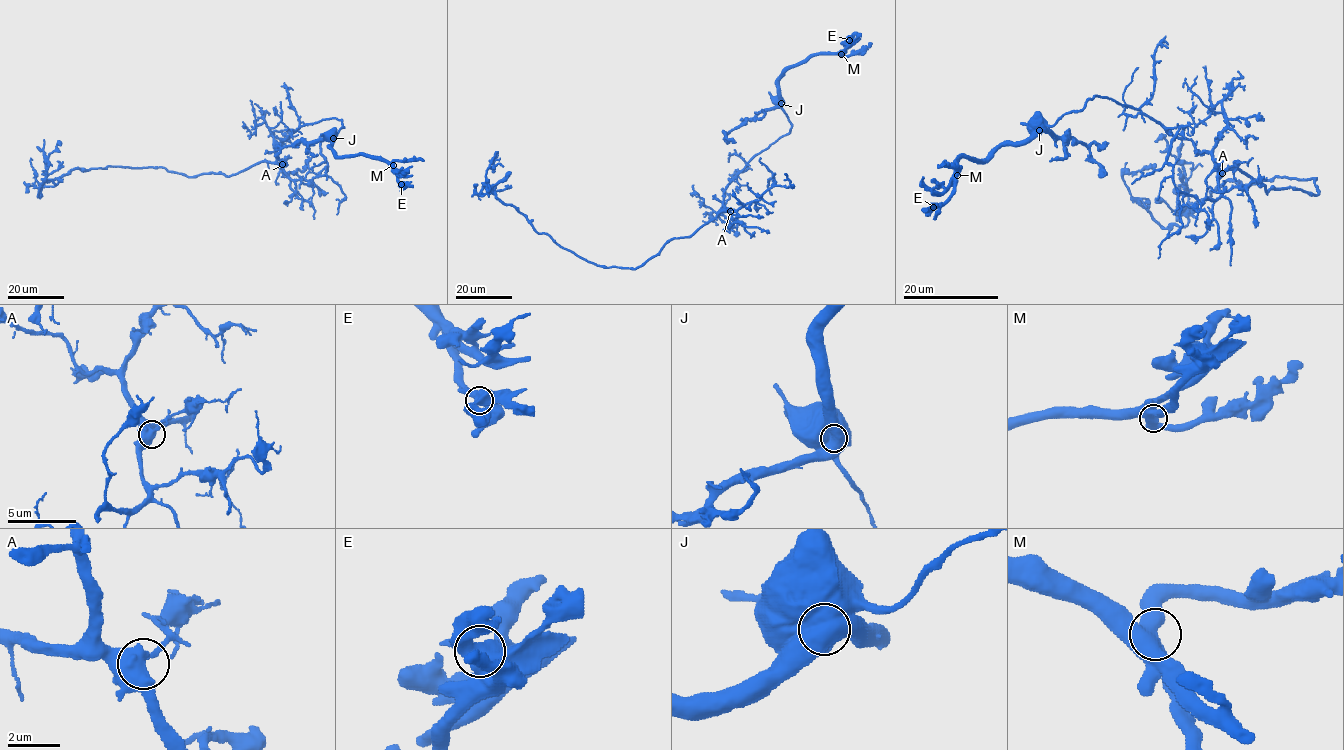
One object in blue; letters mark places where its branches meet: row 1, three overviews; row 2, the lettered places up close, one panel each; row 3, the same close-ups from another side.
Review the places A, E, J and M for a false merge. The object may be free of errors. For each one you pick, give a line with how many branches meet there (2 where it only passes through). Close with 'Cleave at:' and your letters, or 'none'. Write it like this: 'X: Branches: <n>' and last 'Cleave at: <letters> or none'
J: Branches: 1
Cleave at: J

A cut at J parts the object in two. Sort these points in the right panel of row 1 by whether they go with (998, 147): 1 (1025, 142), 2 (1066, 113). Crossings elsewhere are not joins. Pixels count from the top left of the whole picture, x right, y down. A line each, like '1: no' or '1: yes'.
1: yes
2: no

